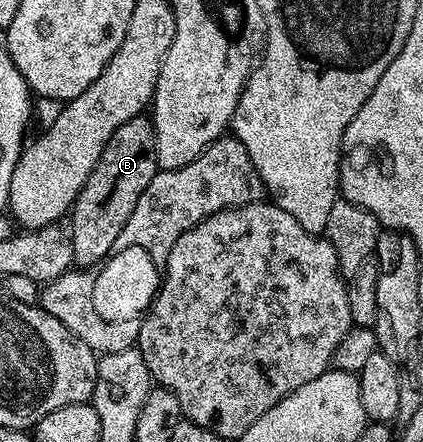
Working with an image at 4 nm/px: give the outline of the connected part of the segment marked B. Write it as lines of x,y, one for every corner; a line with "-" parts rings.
140,115
121,123
117,131
105,143
101,159
93,167
89,179
81,187
75,204
69,210
69,224
73,235
74,264
79,267
95,267
115,249
117,235
125,227
137,199
155,178
155,126
146,116

